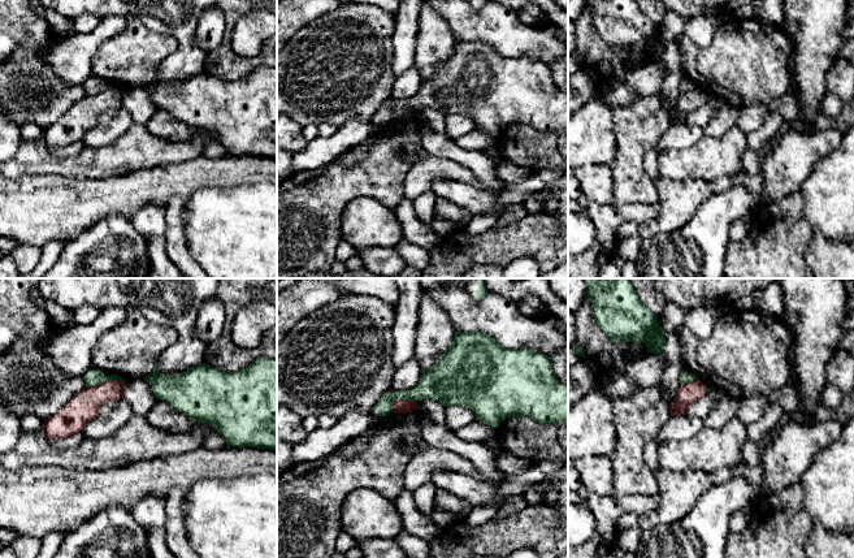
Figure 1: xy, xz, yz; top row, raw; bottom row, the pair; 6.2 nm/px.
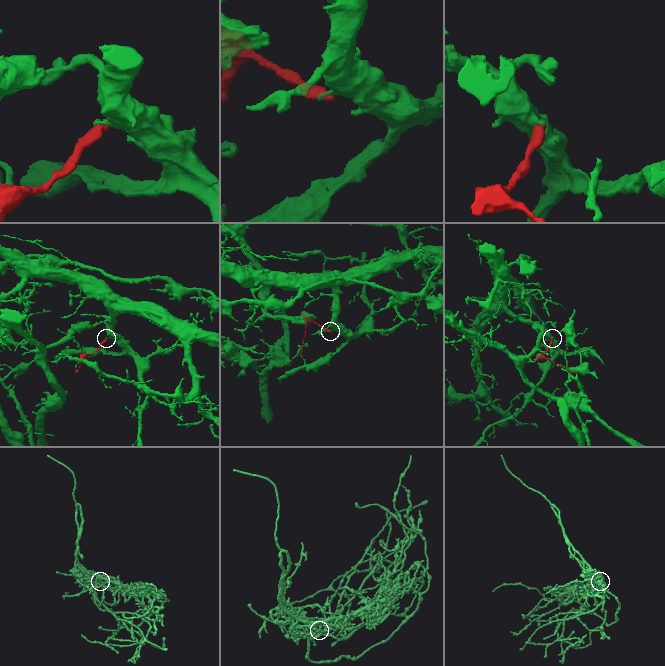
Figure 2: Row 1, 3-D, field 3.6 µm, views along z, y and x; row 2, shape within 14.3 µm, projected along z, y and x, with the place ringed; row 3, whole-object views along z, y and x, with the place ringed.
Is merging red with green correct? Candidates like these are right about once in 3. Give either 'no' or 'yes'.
no

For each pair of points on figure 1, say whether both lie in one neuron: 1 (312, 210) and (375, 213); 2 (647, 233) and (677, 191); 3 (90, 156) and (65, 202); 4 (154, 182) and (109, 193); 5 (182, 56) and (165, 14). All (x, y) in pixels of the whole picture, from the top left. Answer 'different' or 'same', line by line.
1: different
2: same
3: different
4: same
5: same

